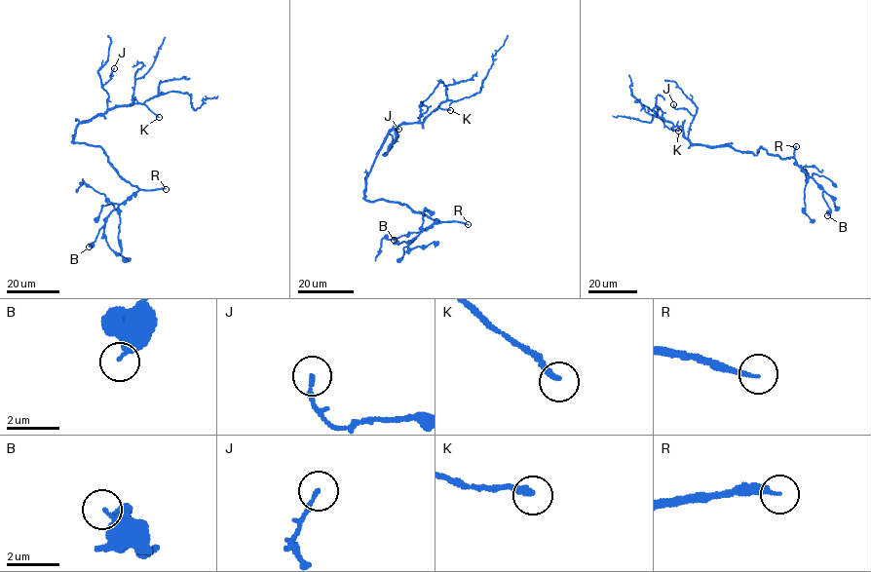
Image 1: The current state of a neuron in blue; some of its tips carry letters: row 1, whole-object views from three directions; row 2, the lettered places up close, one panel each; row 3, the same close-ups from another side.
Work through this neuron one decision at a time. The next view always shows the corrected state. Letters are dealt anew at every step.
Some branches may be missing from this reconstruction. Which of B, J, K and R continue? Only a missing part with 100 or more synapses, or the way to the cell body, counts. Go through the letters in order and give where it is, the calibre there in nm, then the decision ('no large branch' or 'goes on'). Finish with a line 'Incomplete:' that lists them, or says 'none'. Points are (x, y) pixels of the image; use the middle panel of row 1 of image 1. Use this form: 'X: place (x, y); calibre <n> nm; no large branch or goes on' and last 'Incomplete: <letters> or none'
B: place (394, 240); calibre 320 nm; no large branch
J: place (398, 129); calibre 150 nm; no large branch
K: place (450, 110); calibre 220 nm; no large branch
R: place (468, 224); calibre 190 nm; goes on
Incomplete: R

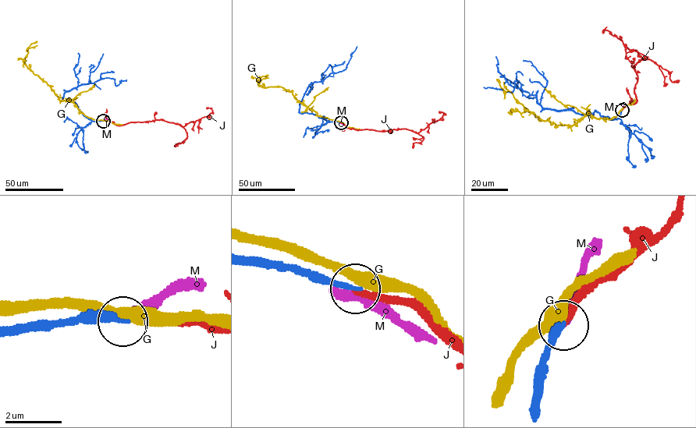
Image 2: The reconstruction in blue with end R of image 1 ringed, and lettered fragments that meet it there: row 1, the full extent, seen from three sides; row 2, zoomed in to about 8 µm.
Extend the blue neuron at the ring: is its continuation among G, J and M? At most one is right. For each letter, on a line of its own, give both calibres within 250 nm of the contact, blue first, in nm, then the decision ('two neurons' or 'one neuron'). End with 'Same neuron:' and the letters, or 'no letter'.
G: 240/400 nm | two neurons
J: 240/240 nm | one neuron
M: 320/280 nm | two neurons
Same neuron: J

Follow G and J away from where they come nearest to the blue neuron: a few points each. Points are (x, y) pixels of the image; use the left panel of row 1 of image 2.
G: (103, 120), (85, 115), (73, 103), (60, 100), (46, 82), (29, 68), (25, 57), (29, 47), (37, 42)
J: (103, 121), (119, 125), (162, 119), (182, 126), (211, 113), (210, 107), (206, 108)

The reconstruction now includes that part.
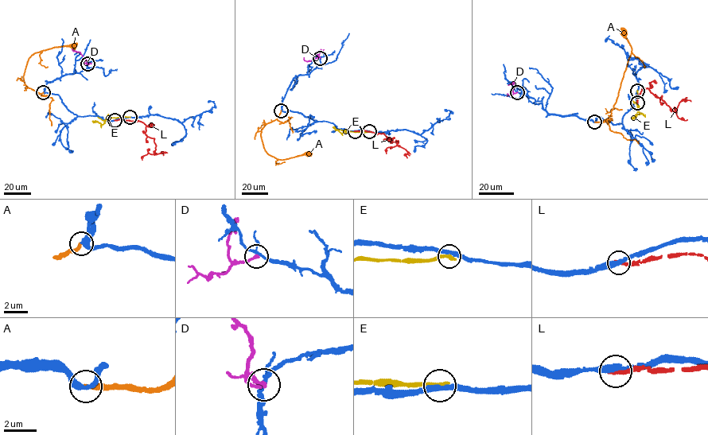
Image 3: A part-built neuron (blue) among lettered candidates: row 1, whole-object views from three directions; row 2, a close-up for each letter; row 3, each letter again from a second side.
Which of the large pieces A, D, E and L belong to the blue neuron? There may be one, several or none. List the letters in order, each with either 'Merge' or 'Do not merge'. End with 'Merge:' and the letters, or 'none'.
A: Merge
D: Do not merge
E: Do not merge
L: Do not merge
Merge: A

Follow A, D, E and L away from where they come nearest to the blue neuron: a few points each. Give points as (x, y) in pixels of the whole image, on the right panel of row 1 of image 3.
A: (594, 122), (601, 122), (611, 114), (632, 52), (631, 45), (621, 28)
D: (517, 92), (513, 91), (514, 82), (507, 85)
E: (637, 91), (638, 110), (642, 114), (632, 118)
L: (637, 102), (636, 96), (643, 88), (655, 96), (662, 95), (662, 99), (674, 111), (682, 100), (691, 101)

